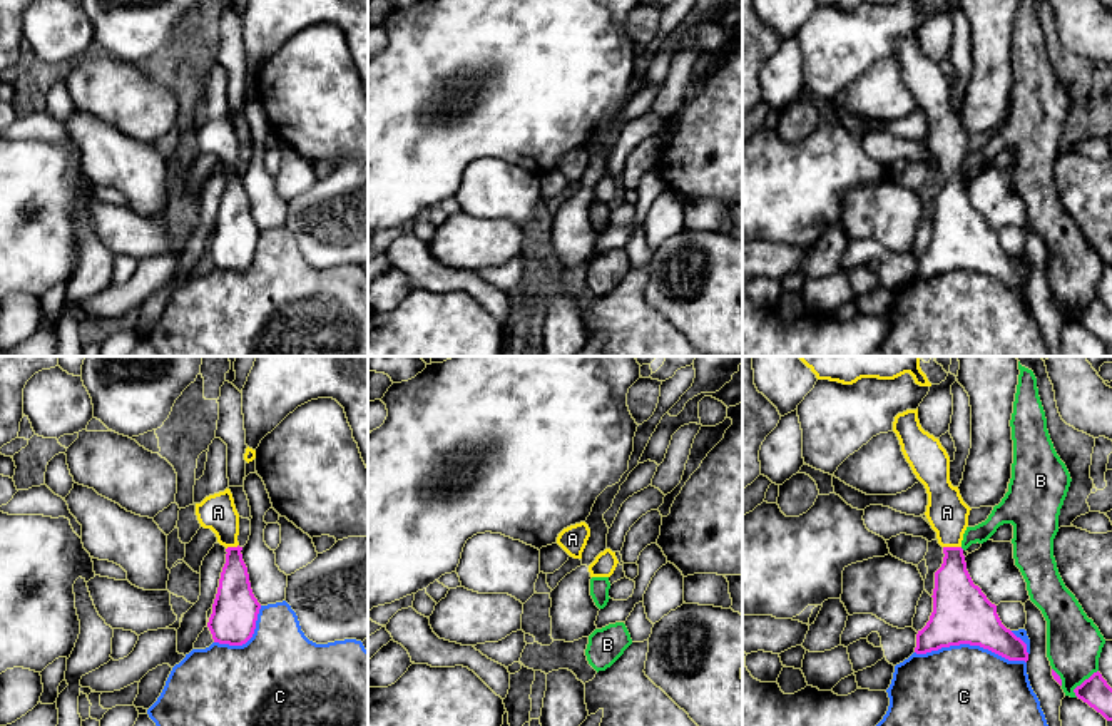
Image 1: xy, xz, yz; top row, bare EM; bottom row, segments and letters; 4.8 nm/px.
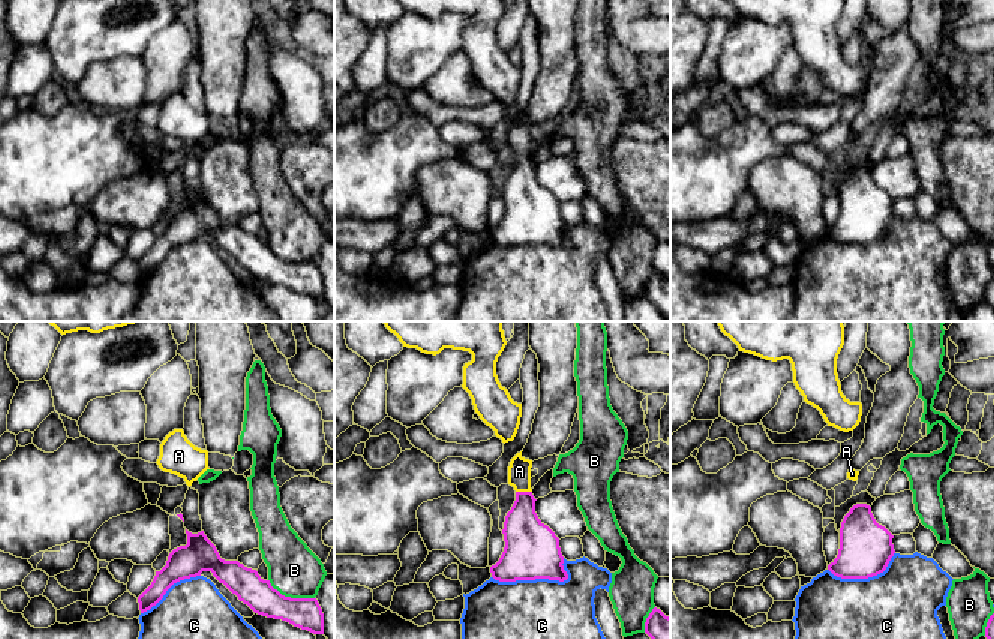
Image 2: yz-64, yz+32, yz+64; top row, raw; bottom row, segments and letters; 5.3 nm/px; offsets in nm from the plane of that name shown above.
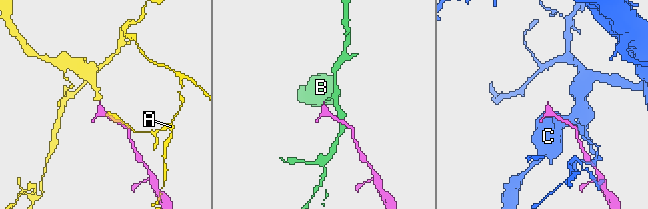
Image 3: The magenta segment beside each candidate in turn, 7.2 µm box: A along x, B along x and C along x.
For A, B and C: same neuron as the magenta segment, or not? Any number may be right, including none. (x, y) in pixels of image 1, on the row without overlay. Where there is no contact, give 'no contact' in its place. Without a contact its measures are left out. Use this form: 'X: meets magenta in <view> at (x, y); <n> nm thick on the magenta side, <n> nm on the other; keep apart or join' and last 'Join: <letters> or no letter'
A: meets magenta in yz at (952, 173); 220 nm thick on the magenta side, 200 nm on the other; join
B: meets magenta in yz at (1084, 306); 140 nm thick on the magenta side, 280 nm on the other; keep apart
C: meets magenta in yz at (970, 270); 280 nm thick on the magenta side, 500 nm on the other; keep apart
Join: A

